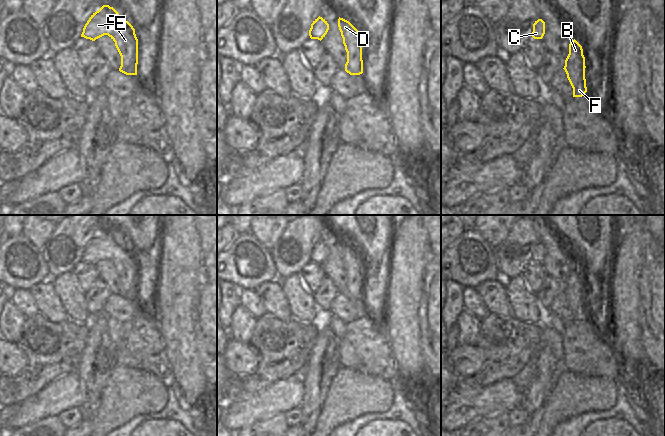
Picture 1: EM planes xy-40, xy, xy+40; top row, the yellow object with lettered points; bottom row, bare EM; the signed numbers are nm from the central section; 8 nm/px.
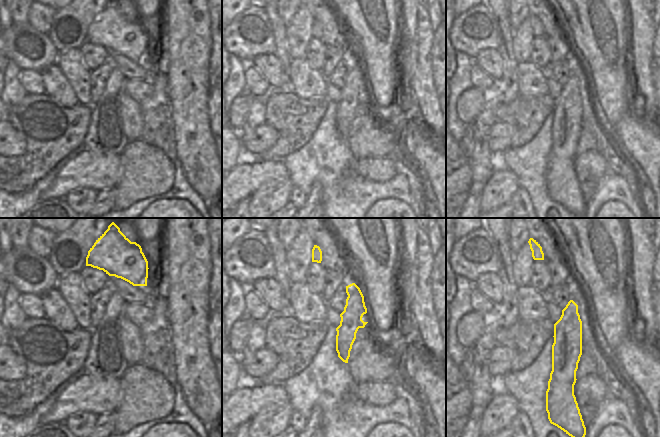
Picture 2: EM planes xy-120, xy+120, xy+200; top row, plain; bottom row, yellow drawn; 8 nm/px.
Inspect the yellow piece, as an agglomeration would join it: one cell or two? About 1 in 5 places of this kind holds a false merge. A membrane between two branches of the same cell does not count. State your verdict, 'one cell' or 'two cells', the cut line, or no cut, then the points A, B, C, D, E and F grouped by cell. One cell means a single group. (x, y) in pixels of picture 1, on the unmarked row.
one cell; cut none; groups A B C D E F

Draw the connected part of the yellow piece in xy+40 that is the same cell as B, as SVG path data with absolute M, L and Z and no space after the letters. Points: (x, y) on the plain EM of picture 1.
M574 263L569 268L569 278L563 292L573 312L573 321L582 321L587 316L585 292L582 270Z

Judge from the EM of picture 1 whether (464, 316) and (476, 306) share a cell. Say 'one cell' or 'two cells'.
two cells

